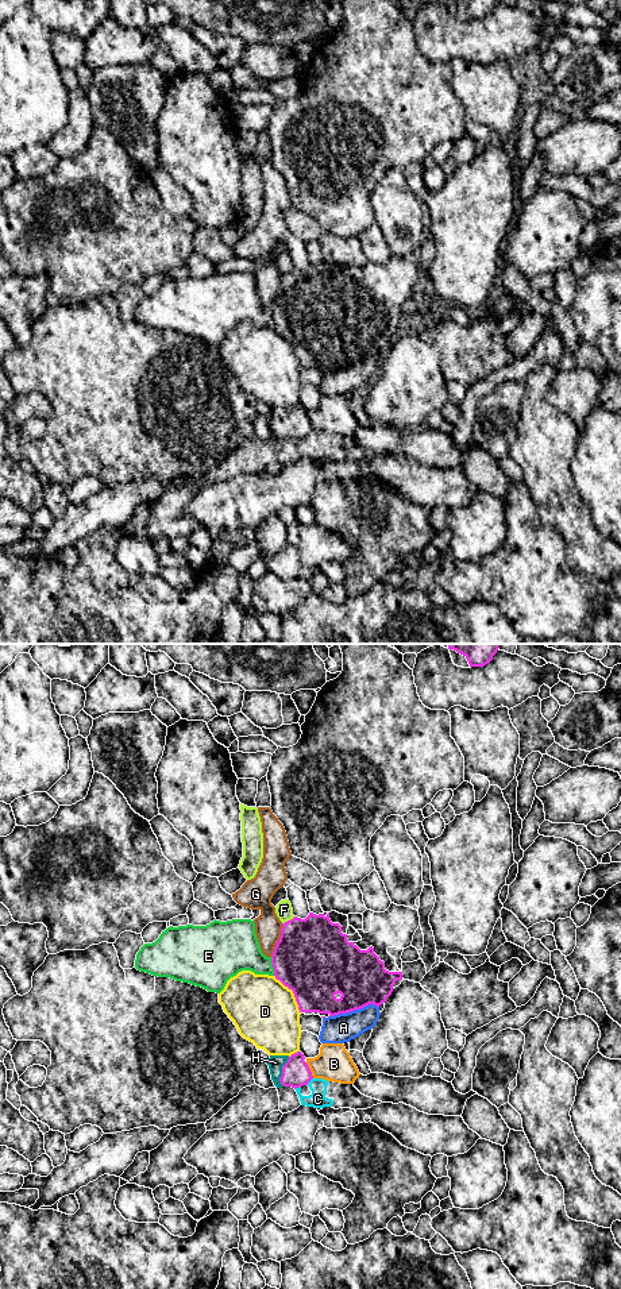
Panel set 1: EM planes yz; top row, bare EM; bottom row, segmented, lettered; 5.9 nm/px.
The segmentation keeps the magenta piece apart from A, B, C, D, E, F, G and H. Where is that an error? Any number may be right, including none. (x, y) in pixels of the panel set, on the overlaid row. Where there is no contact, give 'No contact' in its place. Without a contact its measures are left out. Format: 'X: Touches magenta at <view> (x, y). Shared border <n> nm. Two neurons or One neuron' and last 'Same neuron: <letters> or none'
A: Touches magenta at yz (354, 1010). Shared border 300 nm. Two neurons
B: Touches magenta at yz (309, 1071). Shared border 110 nm. Two neurons
C: Touches magenta at yz (309, 1080). Shared border 60 nm. Two neurons
D: Touches magenta at yz (293, 992). Shared border 280 nm. Two neurons
E: Touches magenta at yz (273, 967). Shared border 110 nm. Two neurons
F: Touches magenta at yz (288, 921). Shared border 90 nm. Two neurons
G: Touches magenta at yz (280, 940). Shared border 220 nm. Two neurons
H: Touches magenta at yz (282, 1072). Shared border 180 nm. One neuron
Same neuron: H

